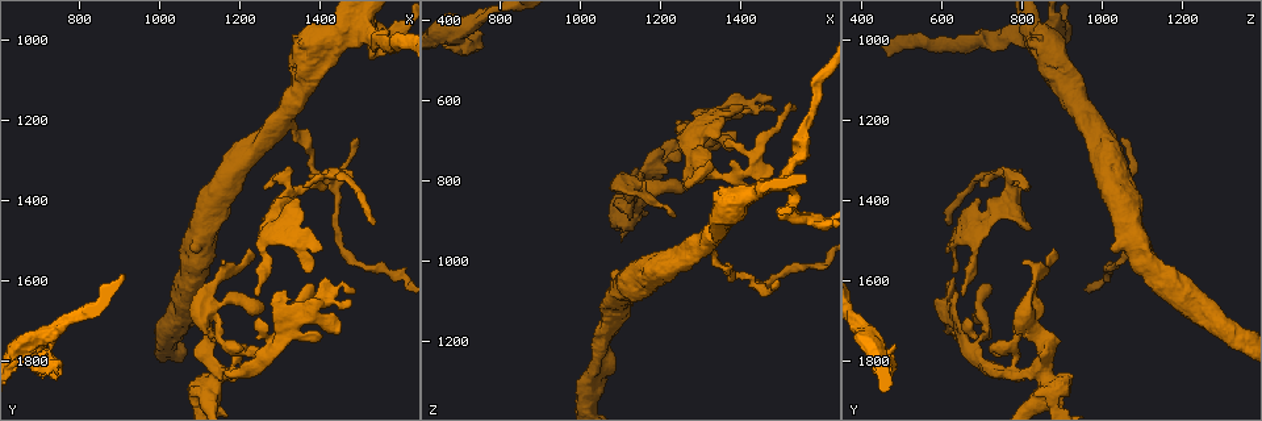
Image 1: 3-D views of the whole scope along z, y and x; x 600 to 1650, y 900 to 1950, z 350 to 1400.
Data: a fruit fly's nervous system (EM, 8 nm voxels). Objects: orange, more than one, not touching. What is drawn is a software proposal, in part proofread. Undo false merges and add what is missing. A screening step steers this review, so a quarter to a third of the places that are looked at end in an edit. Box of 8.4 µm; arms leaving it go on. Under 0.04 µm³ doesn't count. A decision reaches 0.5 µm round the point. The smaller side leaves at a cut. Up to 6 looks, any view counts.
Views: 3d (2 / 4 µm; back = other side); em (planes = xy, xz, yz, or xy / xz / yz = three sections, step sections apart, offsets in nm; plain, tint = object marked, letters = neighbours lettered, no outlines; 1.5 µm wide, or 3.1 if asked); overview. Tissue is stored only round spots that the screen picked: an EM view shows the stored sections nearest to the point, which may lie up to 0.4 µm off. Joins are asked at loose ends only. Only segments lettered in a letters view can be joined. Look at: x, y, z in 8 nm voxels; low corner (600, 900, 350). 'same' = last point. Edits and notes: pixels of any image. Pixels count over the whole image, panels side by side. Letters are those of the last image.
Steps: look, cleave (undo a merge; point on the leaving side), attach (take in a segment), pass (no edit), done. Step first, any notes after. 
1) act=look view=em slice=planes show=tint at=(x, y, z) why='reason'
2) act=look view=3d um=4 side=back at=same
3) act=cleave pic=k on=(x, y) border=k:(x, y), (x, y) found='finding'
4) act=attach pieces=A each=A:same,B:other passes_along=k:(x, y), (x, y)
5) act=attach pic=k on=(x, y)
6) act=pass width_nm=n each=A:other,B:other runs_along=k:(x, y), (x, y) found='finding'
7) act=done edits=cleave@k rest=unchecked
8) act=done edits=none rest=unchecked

act=look view=em slice=planes show=letters at=(745, 1845, 455) why='an open end'

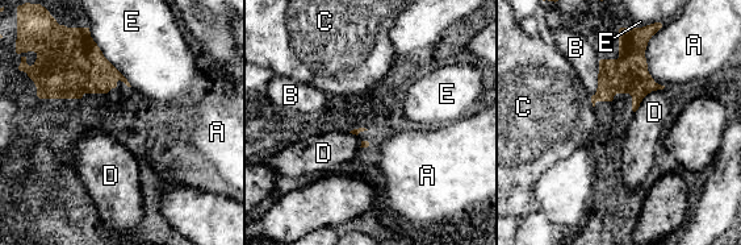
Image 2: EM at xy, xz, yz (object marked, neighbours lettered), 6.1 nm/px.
act=pass each=A:other,B:other,C:other,D:other,E:other border=2:(664, 87), (651, 91), (635, 112) found='no lettered segment goes on from it'

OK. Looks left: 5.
act=look view=em slice=planes show=letters at=(1480, 1340, 780) why='branch stops here'

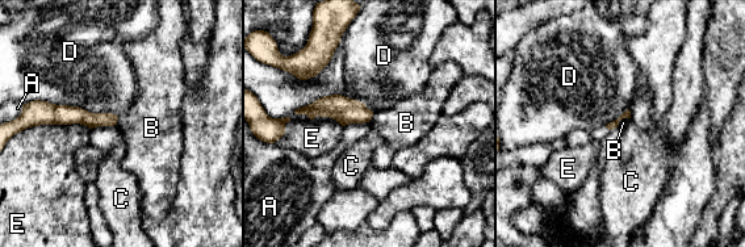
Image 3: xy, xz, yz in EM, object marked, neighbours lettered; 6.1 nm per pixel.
act=pass each=A:other,B:other,C:other,D:other,E:other runs_along=3:(38, 118), (82, 116), (113, 121) found='no lettered segment goes on from it'

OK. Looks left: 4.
act=look view=3d um=2 at=(1265, 1370, 815) why='free end'

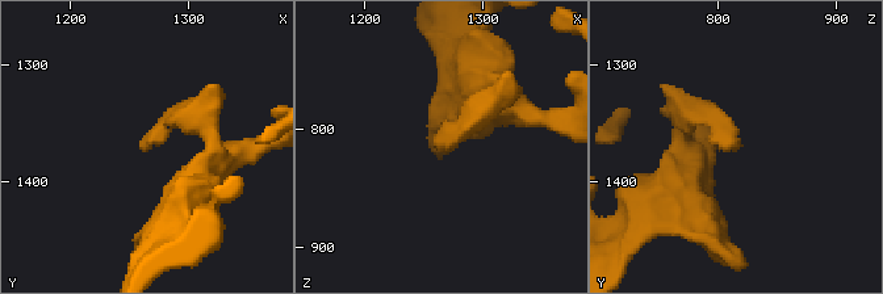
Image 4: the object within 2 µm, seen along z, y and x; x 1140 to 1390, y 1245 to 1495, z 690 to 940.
act=look view=em slice=planes show=letters at=(1258, 1370, 810)

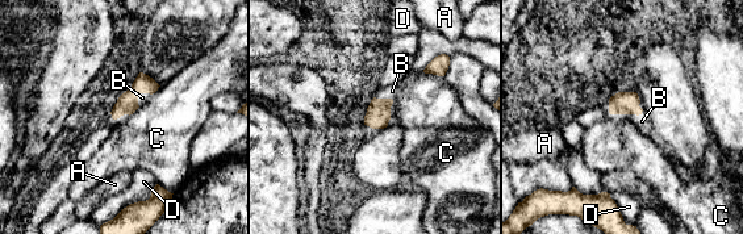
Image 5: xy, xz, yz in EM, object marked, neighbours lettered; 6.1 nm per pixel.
act=attach pieces=B each=A:other,B:same,C:other,D:other passes_along=5:(623, 103), (621, 113), (642, 121) found='the neuron continues'

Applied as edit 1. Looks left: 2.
act=done edits=attach@5 rest=unchecked

